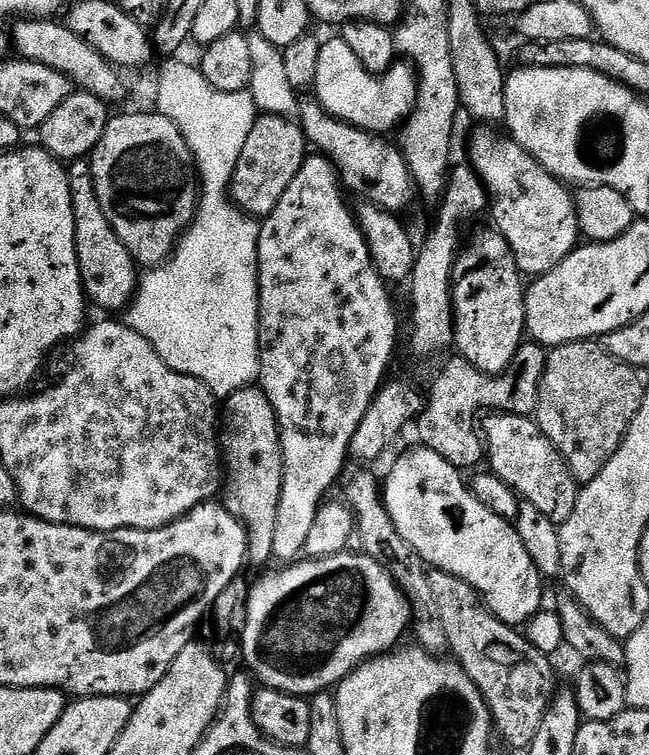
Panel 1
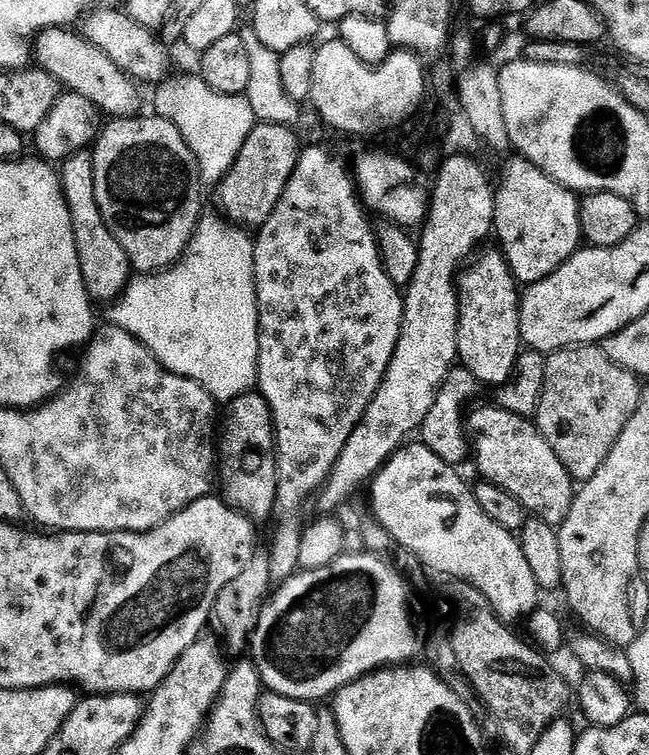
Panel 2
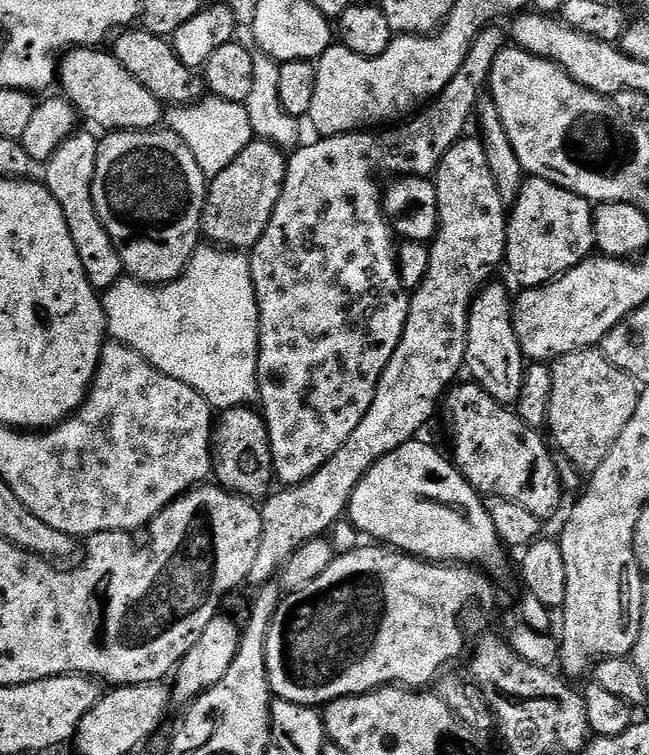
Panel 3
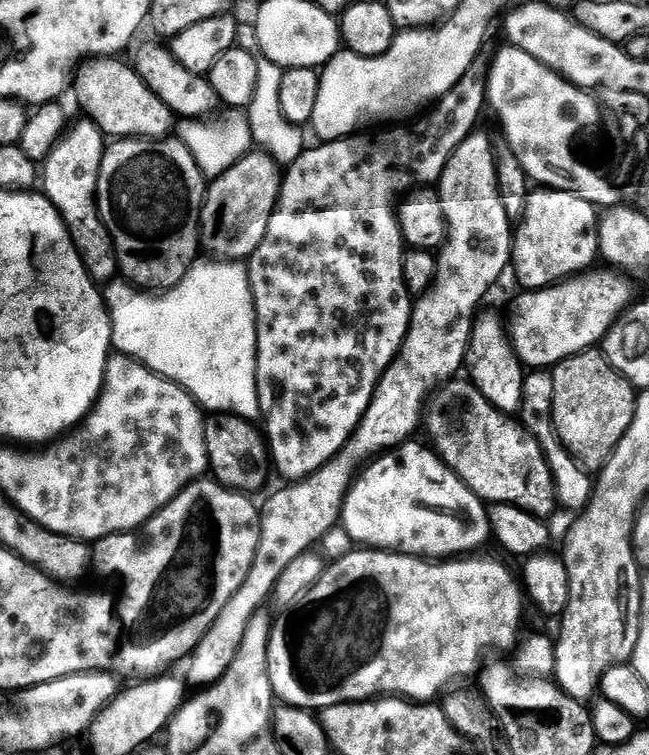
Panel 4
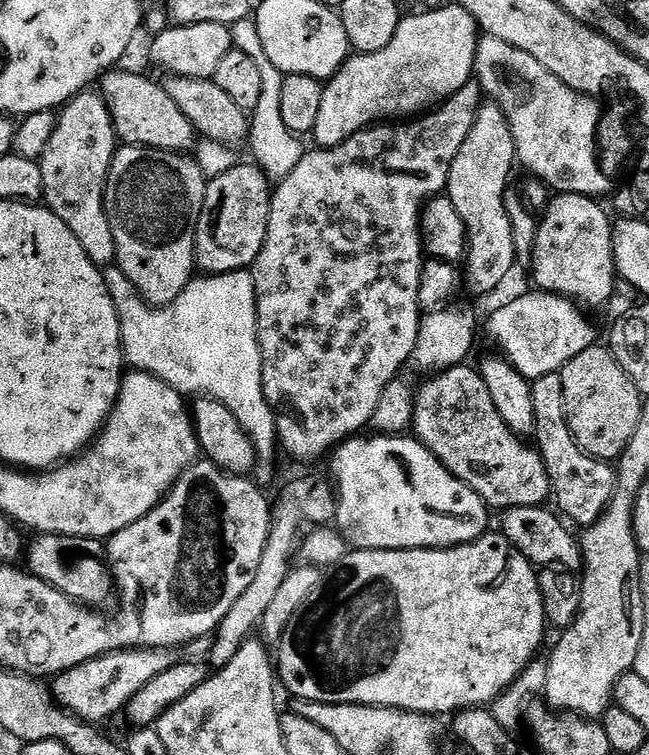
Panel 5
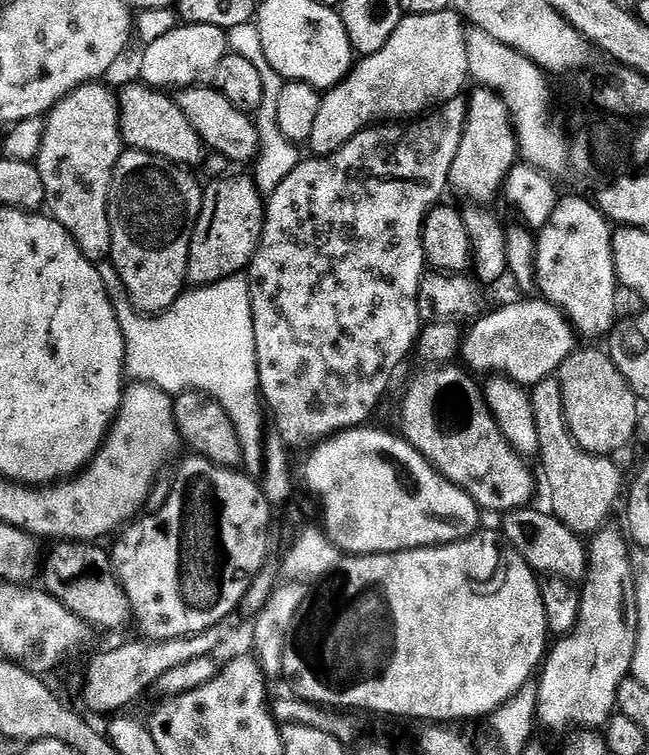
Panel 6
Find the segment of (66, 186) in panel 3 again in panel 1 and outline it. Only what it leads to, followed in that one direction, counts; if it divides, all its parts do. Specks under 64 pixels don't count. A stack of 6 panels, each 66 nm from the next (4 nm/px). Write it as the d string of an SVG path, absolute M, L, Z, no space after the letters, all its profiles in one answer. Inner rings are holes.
M87 159L75 161L67 169L67 174L76 219L76 253L80 267L80 281L84 284L84 295L100 308L127 309L136 295L138 265L132 259L128 247L120 241L118 234L110 226L98 202L96 187L92 181L91 163Z

